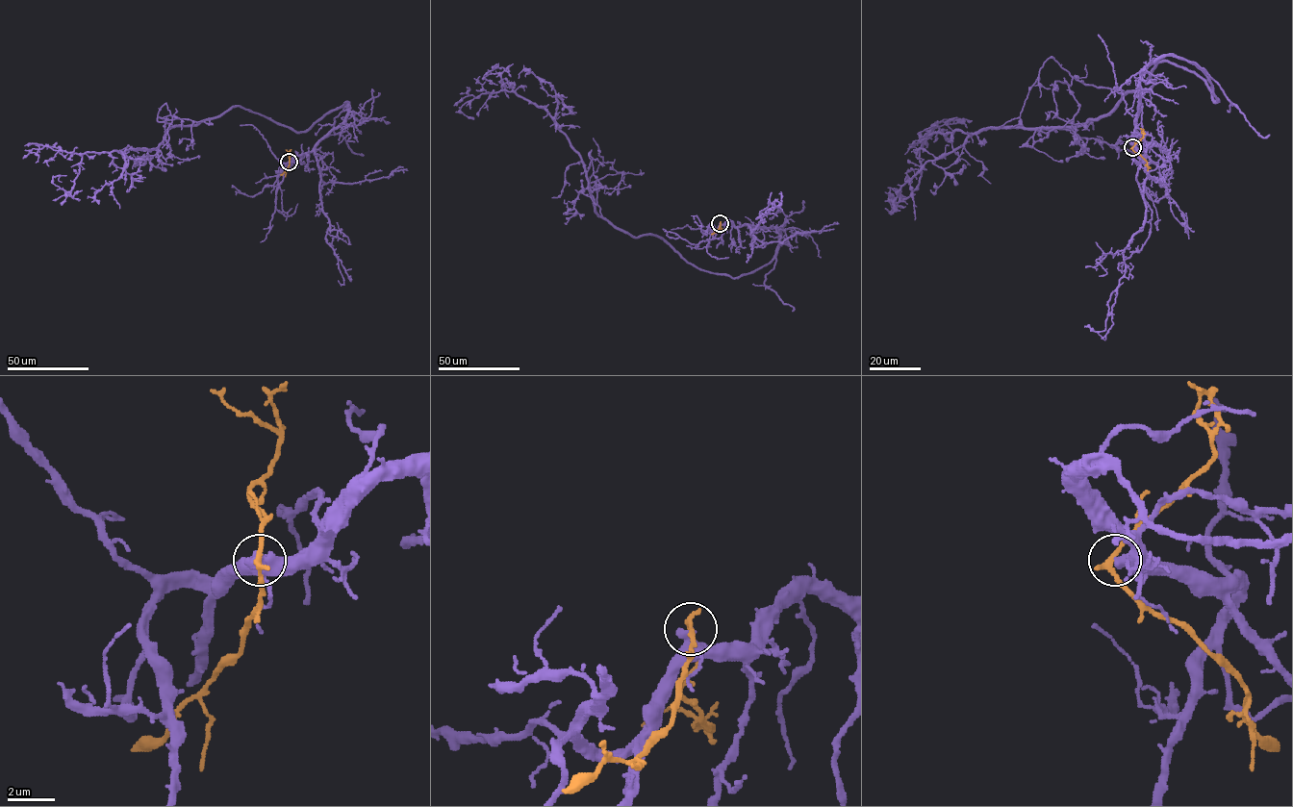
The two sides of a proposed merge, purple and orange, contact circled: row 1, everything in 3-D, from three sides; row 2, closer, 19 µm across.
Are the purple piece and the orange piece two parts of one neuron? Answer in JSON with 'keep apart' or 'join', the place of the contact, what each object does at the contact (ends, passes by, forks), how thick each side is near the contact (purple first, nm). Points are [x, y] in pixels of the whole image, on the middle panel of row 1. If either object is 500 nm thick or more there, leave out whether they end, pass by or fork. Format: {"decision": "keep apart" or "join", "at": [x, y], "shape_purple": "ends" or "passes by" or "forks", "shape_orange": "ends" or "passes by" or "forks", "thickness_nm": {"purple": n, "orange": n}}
{"decision": "join", "at": [720, 223], "thickness_nm": {"purple": 500, "orange": 200}}

